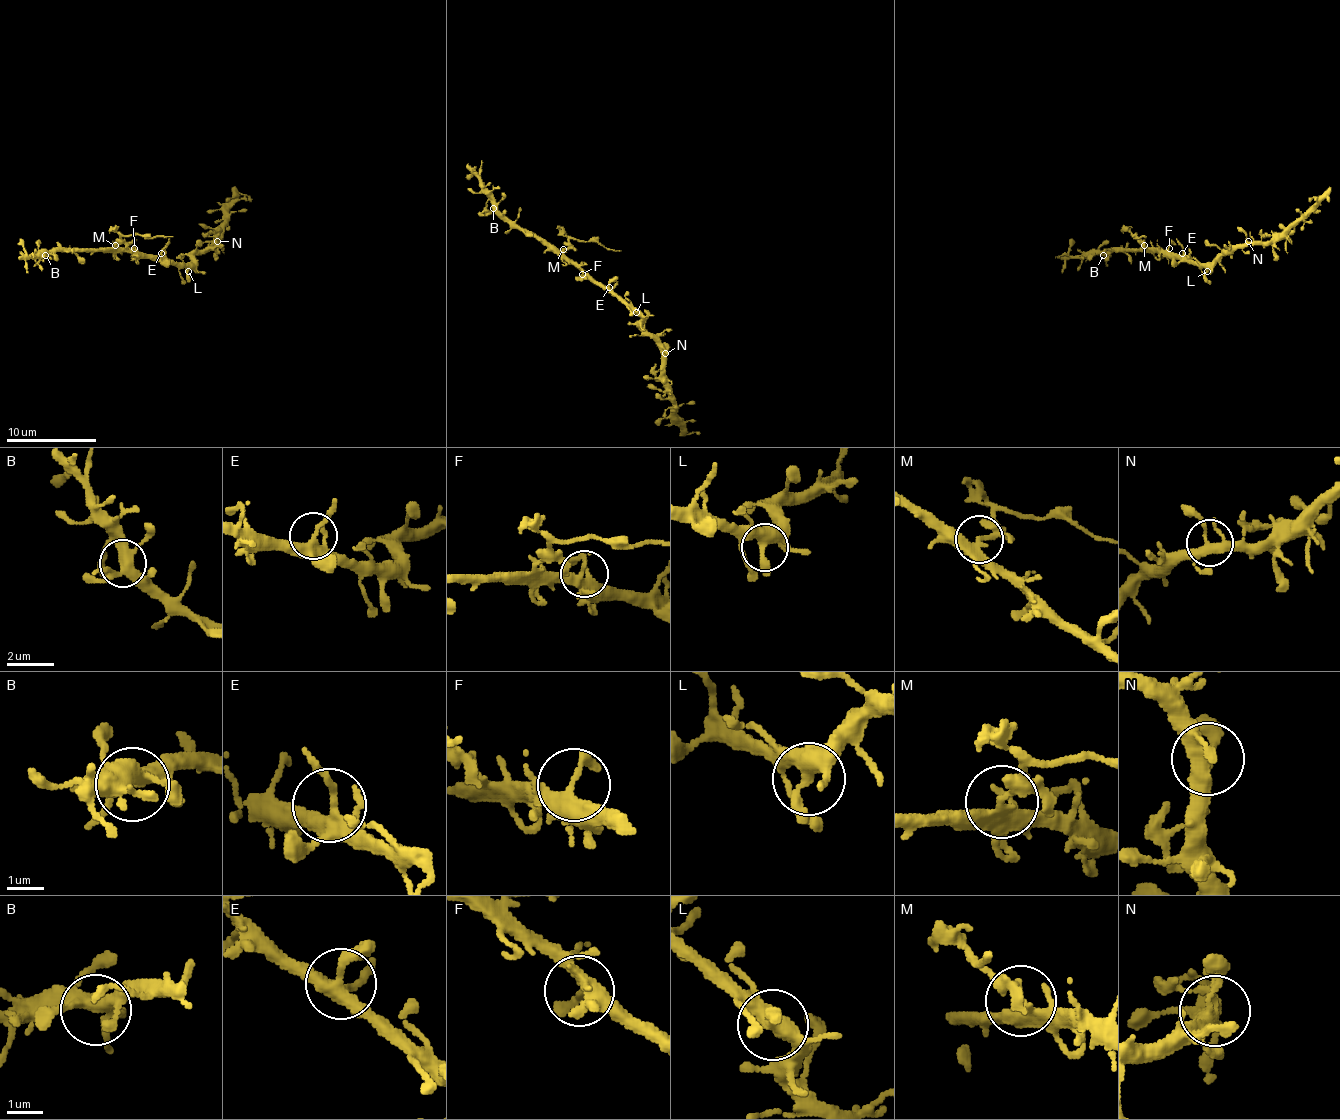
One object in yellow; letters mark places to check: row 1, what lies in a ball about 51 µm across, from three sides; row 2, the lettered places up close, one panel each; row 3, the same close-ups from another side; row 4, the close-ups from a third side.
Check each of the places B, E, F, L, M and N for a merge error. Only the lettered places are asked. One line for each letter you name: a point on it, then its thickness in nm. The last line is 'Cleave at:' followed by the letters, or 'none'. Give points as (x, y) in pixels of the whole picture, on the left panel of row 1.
M: at (115, 245); 280 nm thick
Cleave at: M

